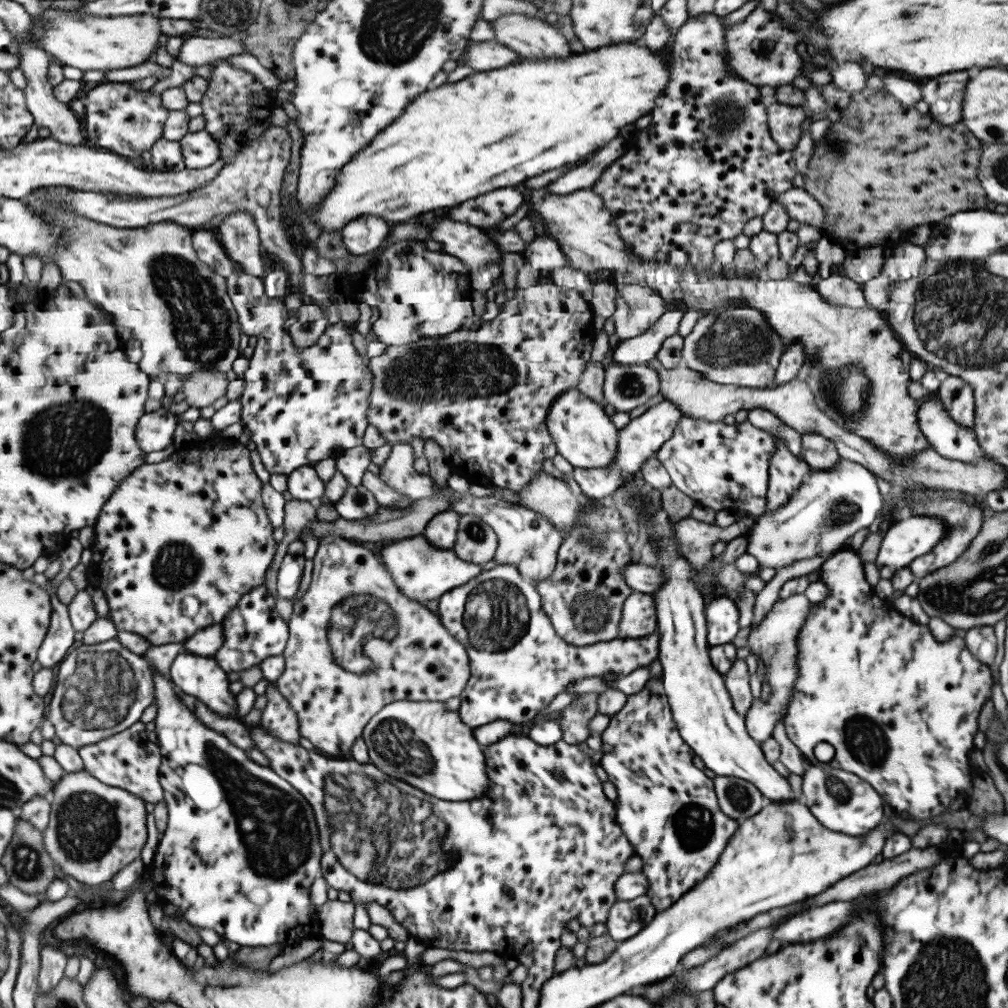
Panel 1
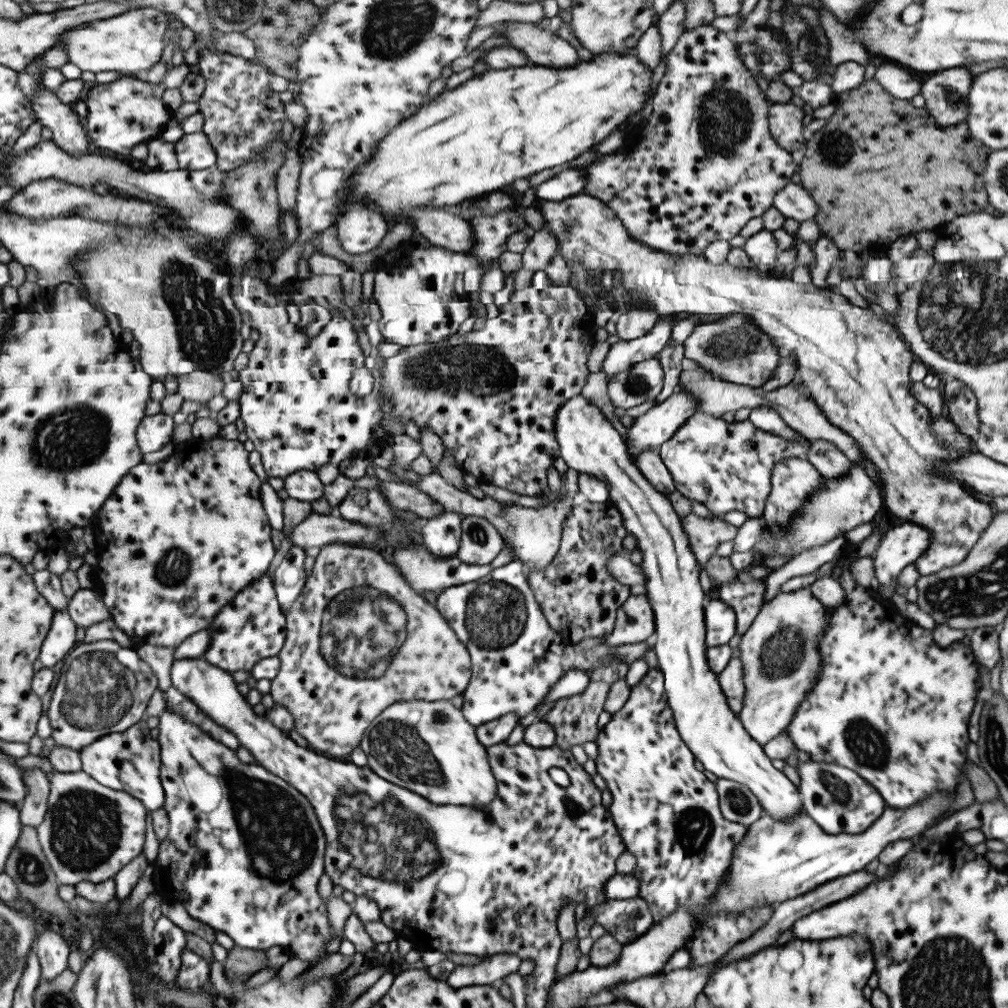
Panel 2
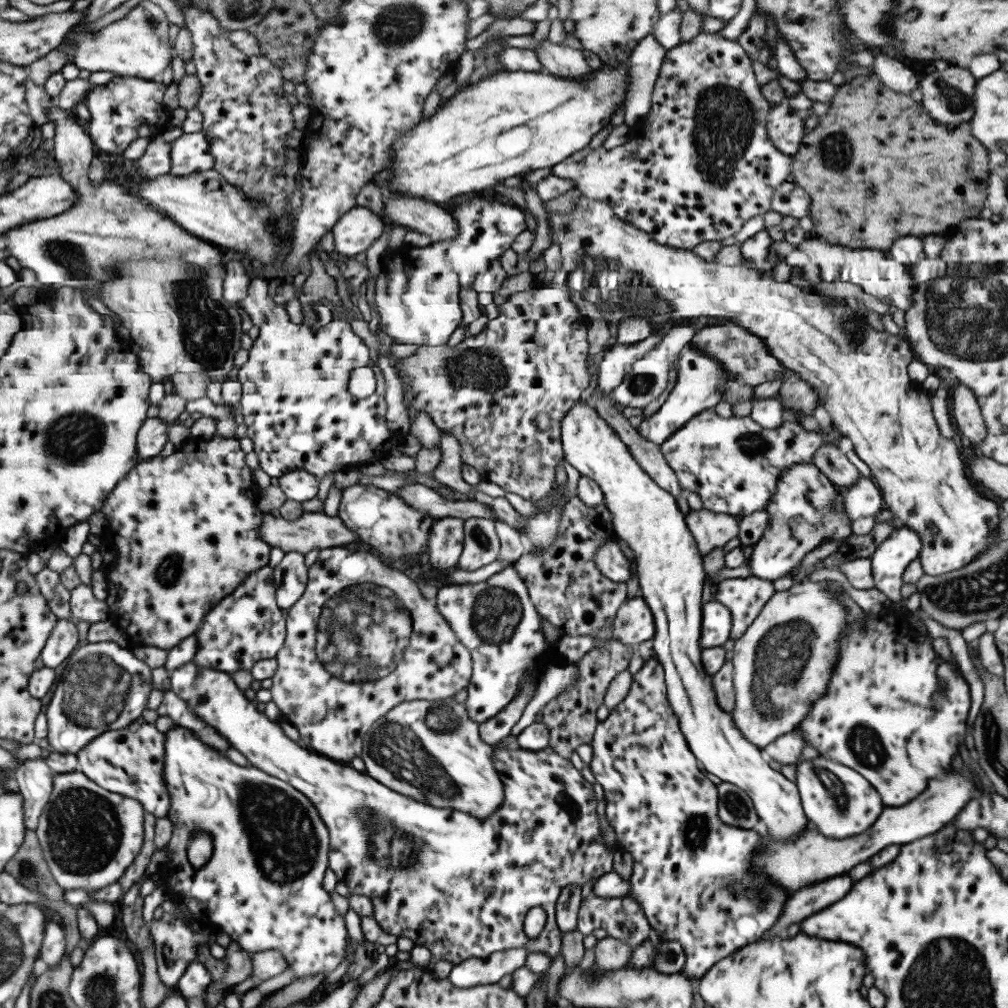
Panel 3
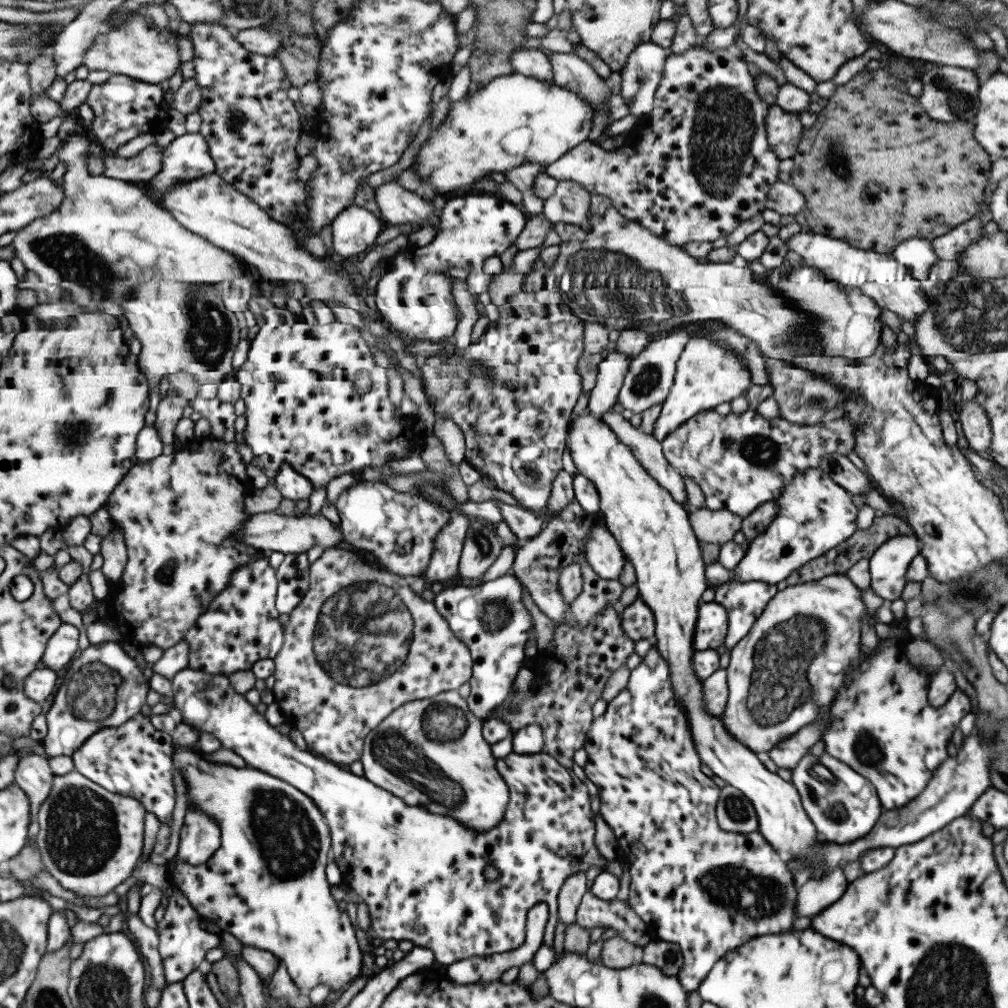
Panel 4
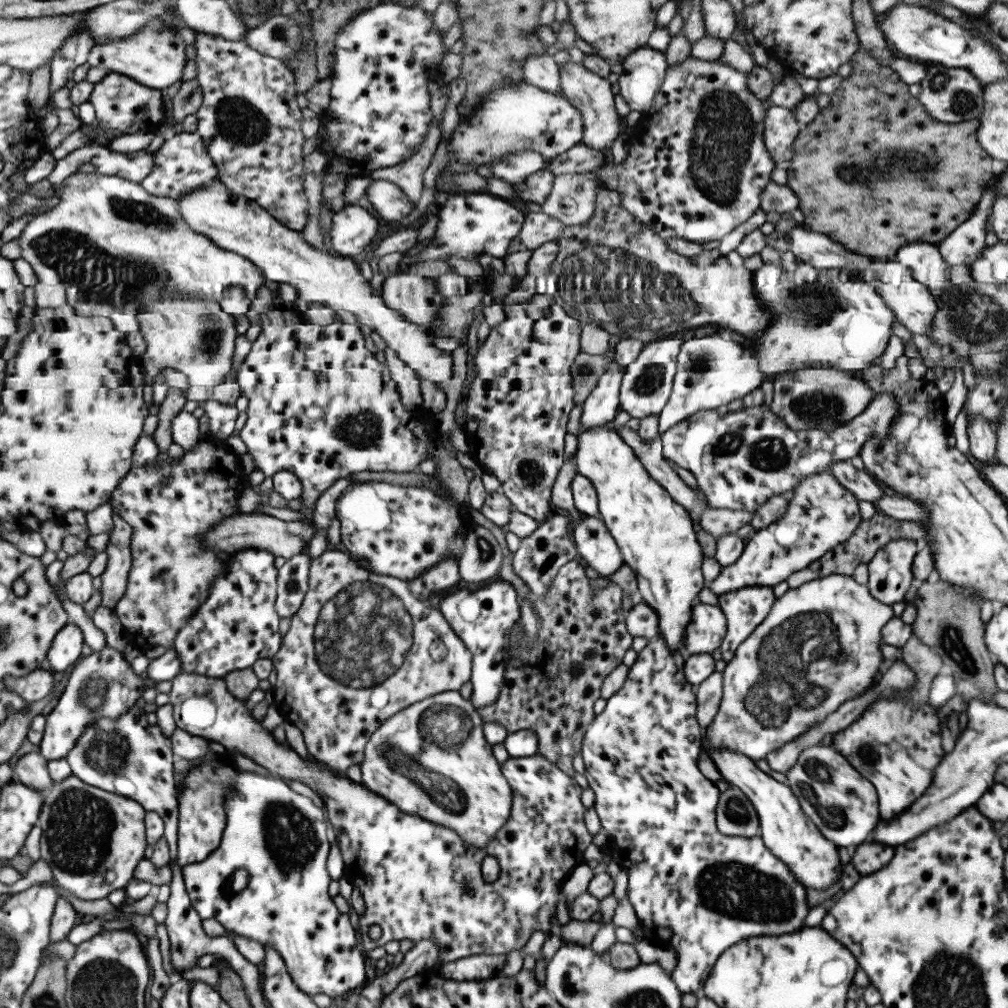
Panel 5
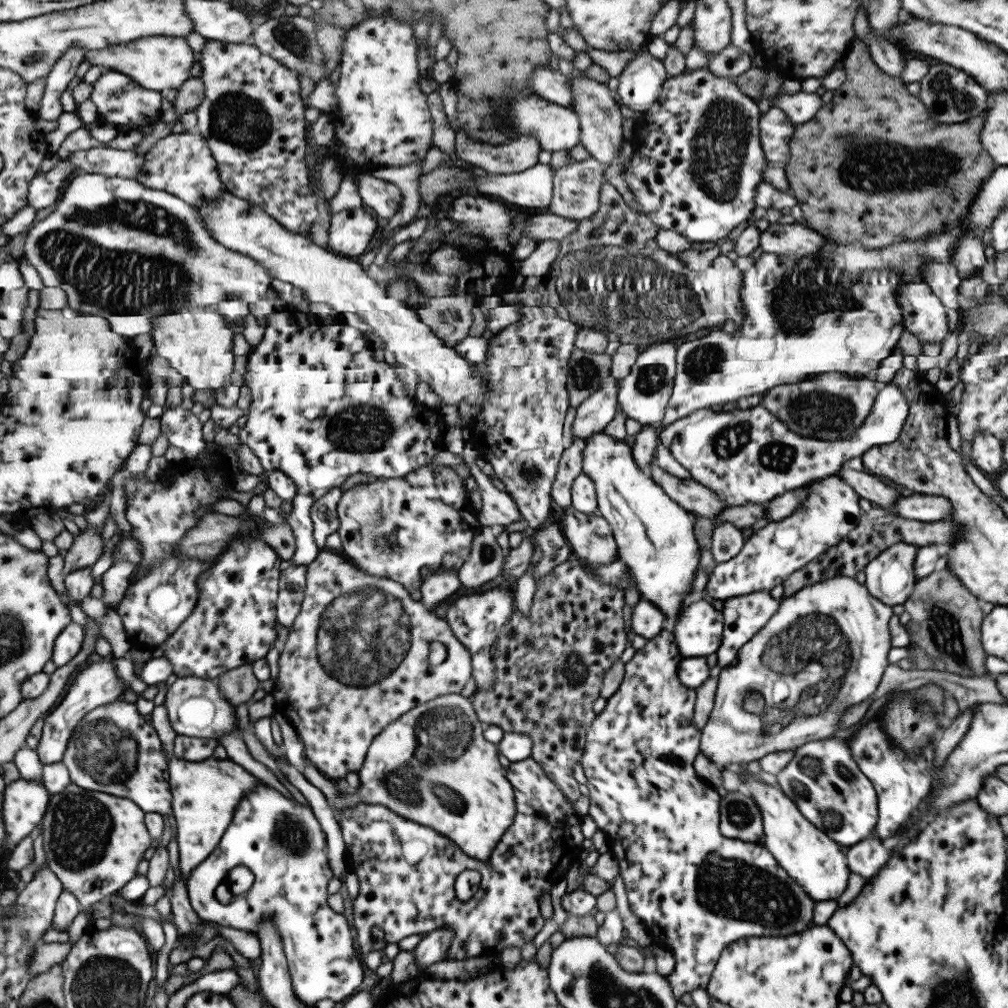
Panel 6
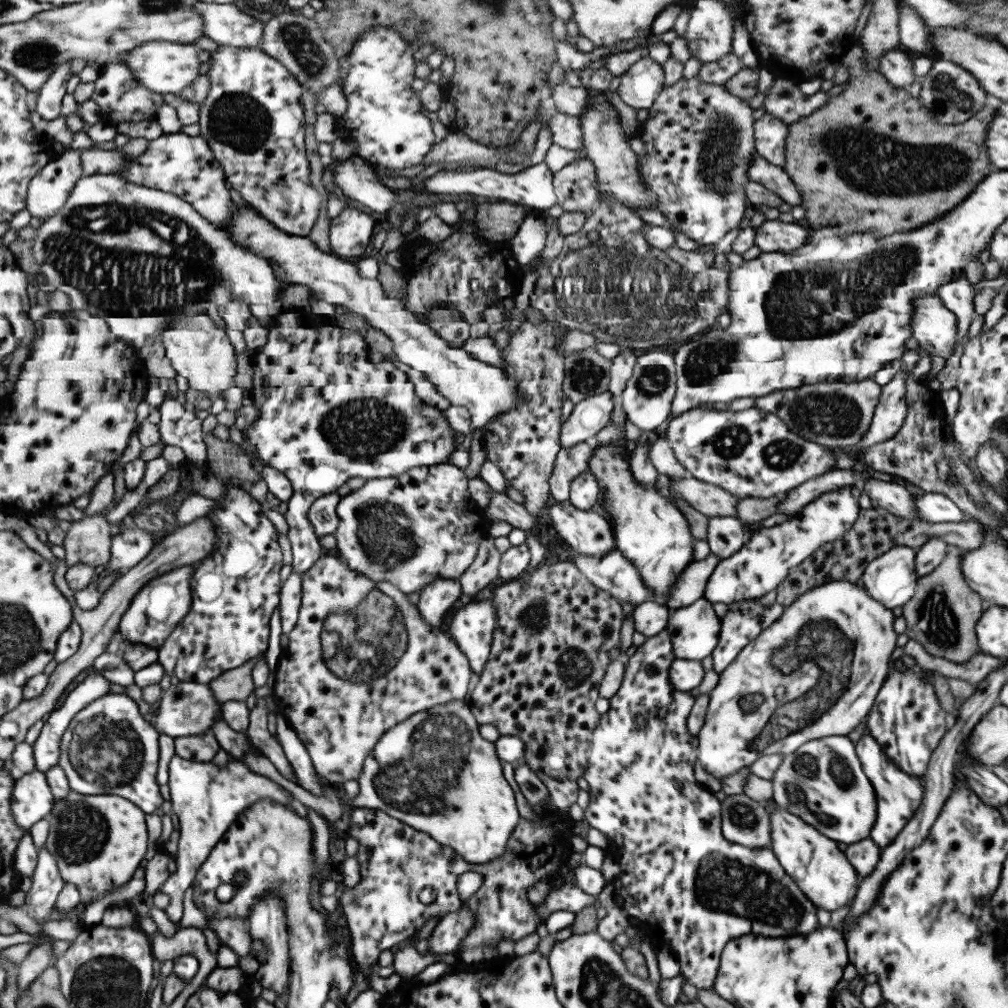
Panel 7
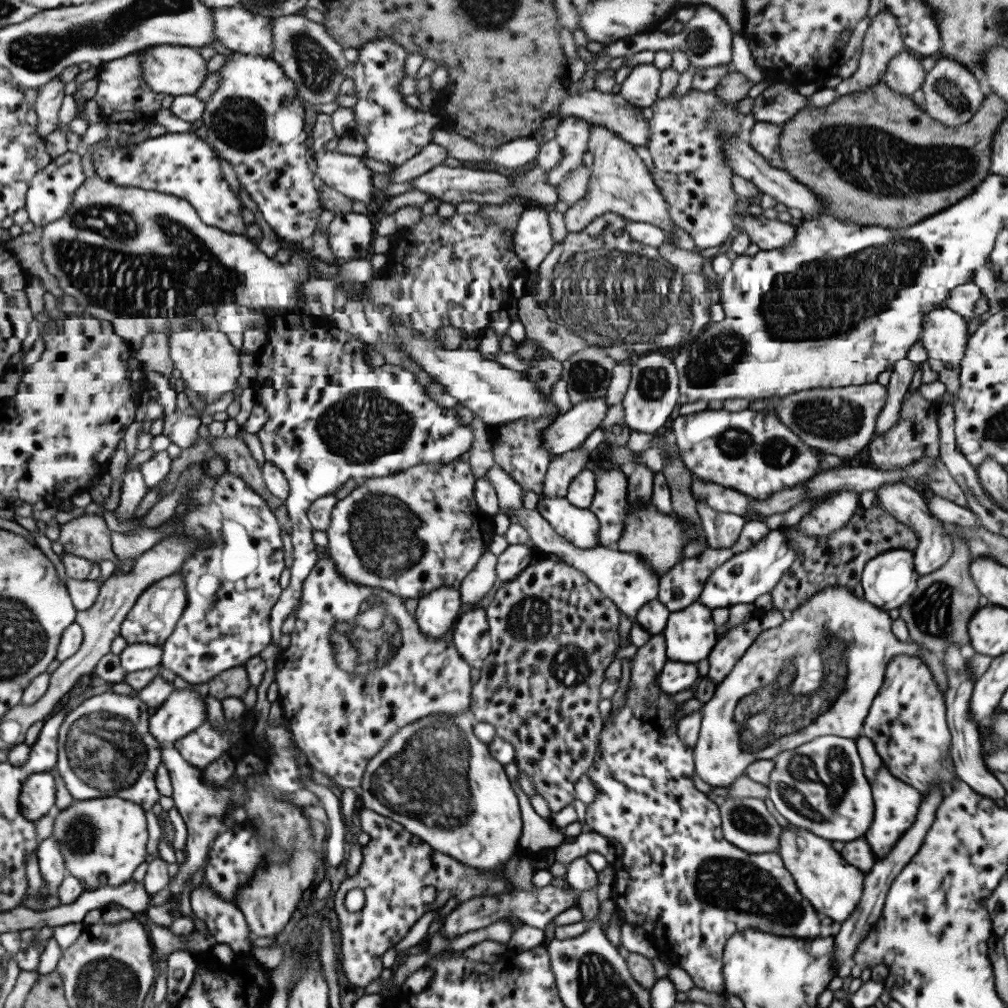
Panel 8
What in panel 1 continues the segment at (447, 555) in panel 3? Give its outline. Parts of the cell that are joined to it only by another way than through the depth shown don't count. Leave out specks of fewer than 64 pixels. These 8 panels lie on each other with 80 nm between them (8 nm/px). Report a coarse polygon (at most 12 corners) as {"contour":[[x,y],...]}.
{"contour":[[443,511],[423,534],[435,547],[451,549],[459,515]]}

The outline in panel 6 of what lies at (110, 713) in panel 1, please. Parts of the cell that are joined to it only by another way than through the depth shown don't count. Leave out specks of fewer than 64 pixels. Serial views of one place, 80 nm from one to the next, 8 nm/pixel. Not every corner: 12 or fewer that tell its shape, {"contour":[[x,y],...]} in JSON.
{"contour":[[112,655],[86,664],[43,715],[35,748],[59,762],[76,724],[128,686]]}

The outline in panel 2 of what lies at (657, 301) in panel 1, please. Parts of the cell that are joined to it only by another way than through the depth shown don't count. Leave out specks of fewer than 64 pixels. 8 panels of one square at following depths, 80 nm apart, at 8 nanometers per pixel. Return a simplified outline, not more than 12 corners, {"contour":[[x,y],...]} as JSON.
{"contour":[[631,307],[615,319],[619,341],[641,338],[658,317],[654,310]]}

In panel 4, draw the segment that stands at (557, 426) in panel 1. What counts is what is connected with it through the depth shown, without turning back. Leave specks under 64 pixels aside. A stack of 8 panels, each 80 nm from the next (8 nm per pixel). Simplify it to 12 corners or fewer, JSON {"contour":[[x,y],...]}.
{"contour":[[586,409],[565,444],[653,613],[699,760],[773,851],[825,878],[795,787],[708,715],[692,669],[709,584],[685,512]]}

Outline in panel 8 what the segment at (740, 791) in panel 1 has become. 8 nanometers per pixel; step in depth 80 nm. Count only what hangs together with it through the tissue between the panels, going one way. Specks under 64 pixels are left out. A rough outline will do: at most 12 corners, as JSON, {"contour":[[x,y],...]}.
{"contour":[[754,794],[718,807],[722,838],[776,853],[782,827]]}

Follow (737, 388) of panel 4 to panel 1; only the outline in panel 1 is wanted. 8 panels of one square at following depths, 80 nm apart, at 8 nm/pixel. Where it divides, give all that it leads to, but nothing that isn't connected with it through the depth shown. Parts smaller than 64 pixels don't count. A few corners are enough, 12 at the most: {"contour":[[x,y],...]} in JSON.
{"contour":[[663,400],[617,431],[609,468],[572,468],[598,502],[636,476],[684,414]]}

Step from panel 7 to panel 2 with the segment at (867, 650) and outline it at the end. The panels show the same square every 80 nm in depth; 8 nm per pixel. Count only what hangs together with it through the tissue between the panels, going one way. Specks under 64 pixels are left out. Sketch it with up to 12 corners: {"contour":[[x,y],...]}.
{"contour":[[778,592],[741,635],[738,720],[784,732],[818,673],[829,607]]}

